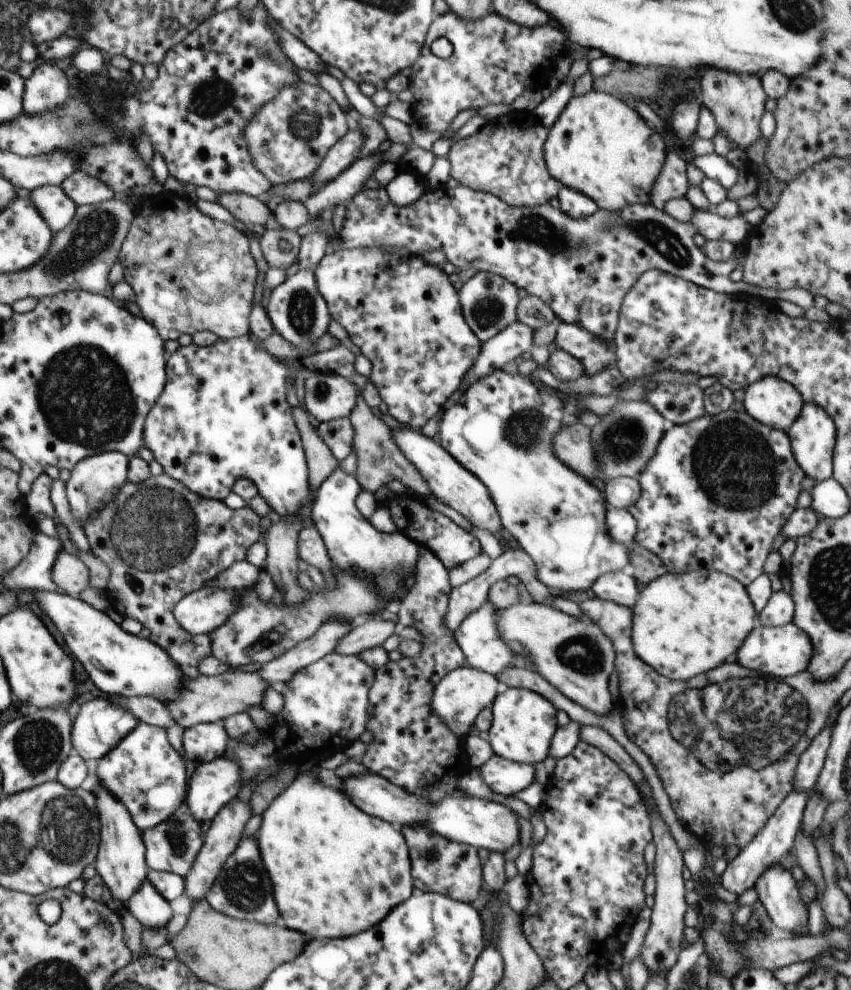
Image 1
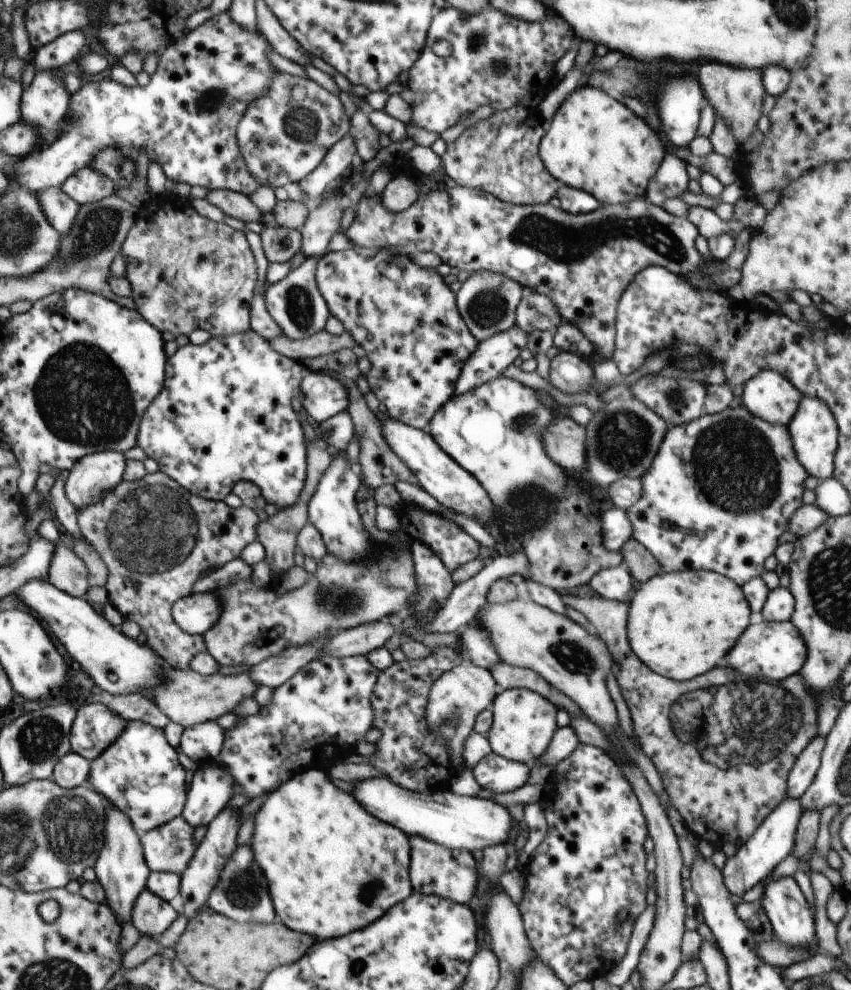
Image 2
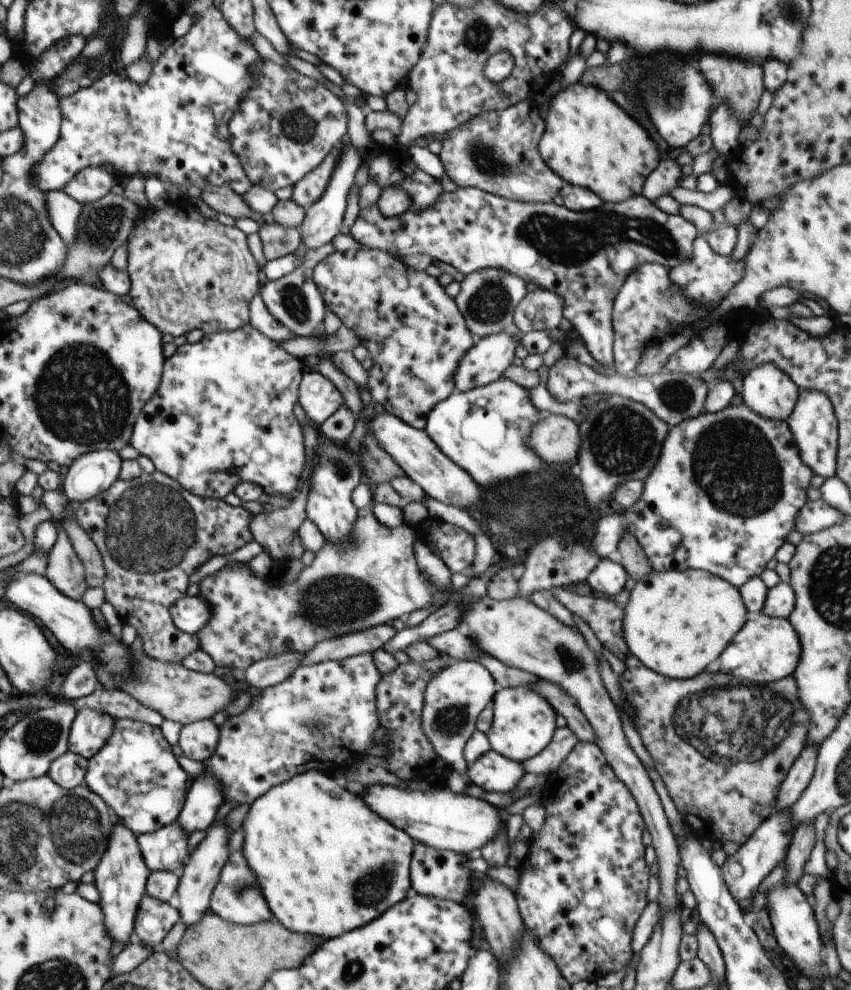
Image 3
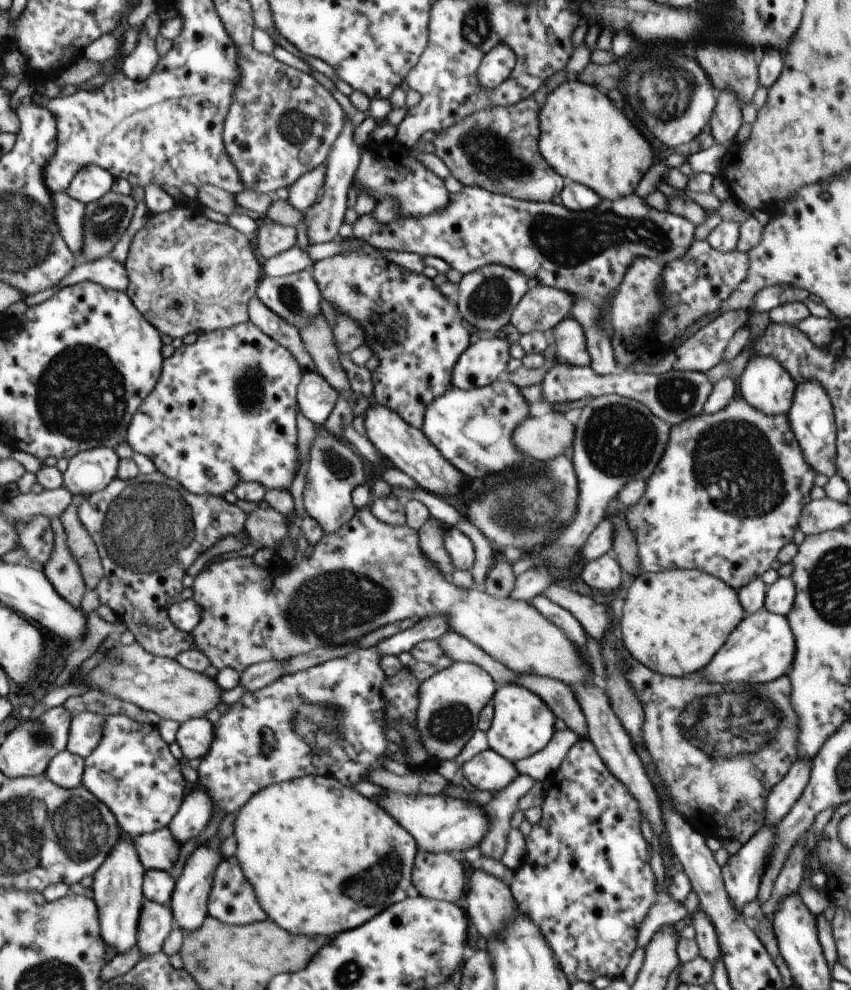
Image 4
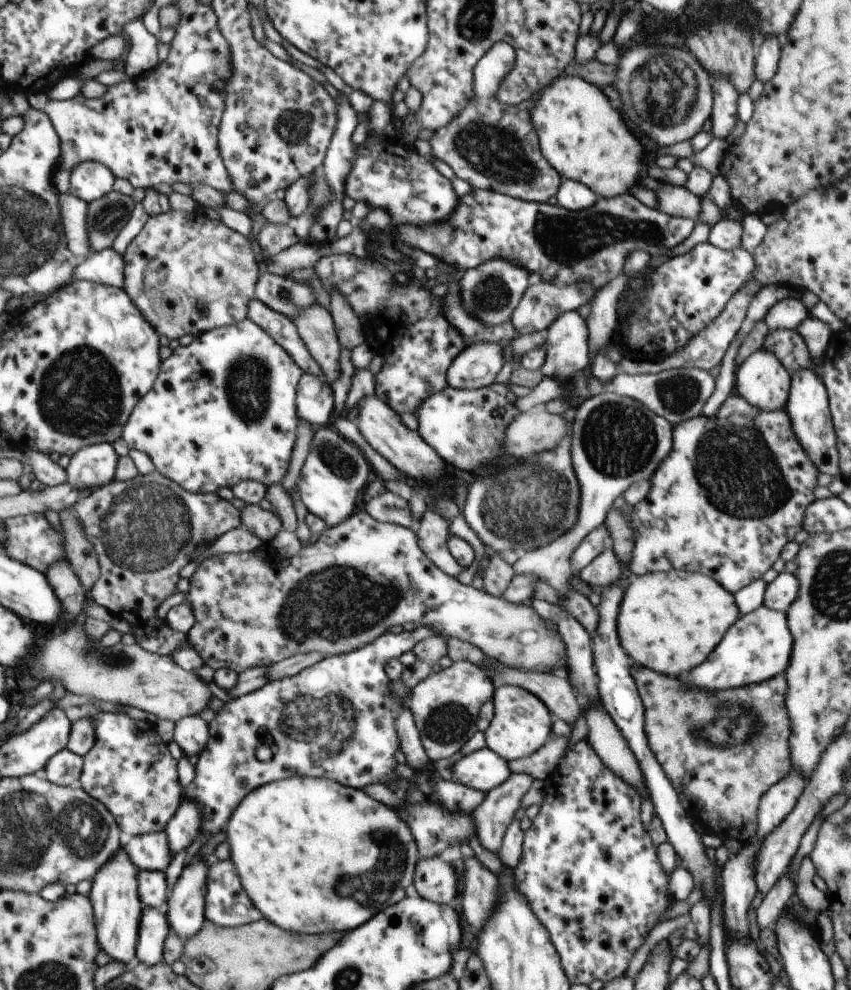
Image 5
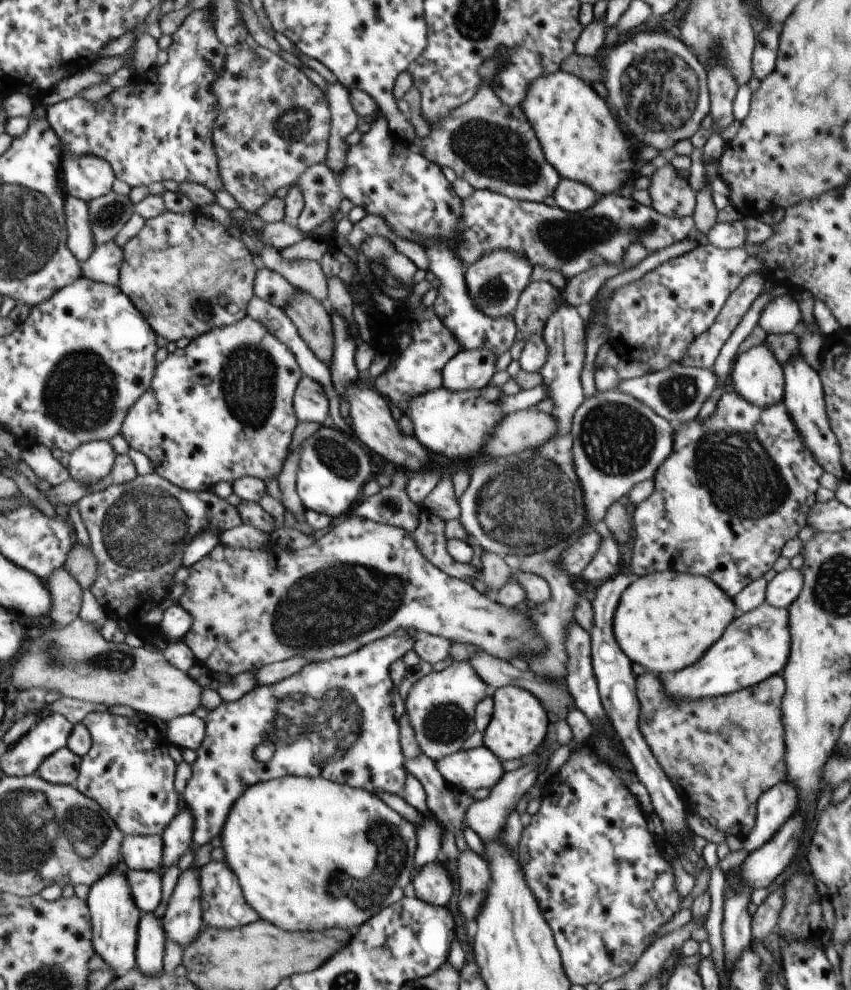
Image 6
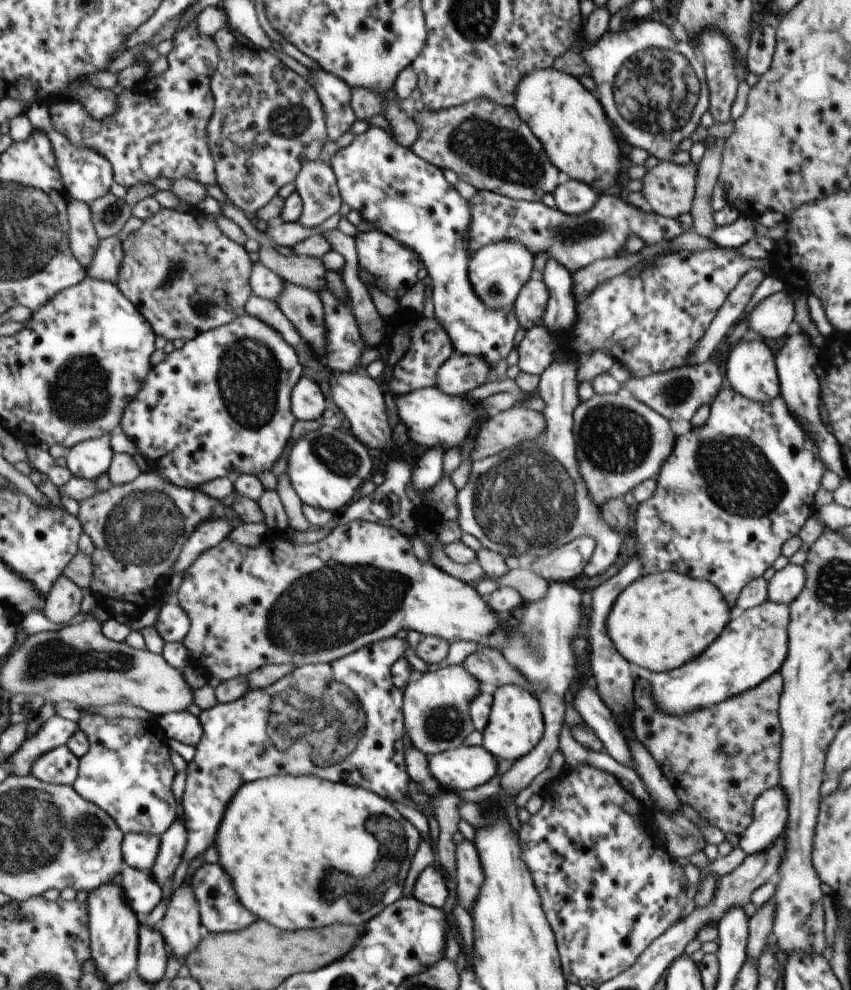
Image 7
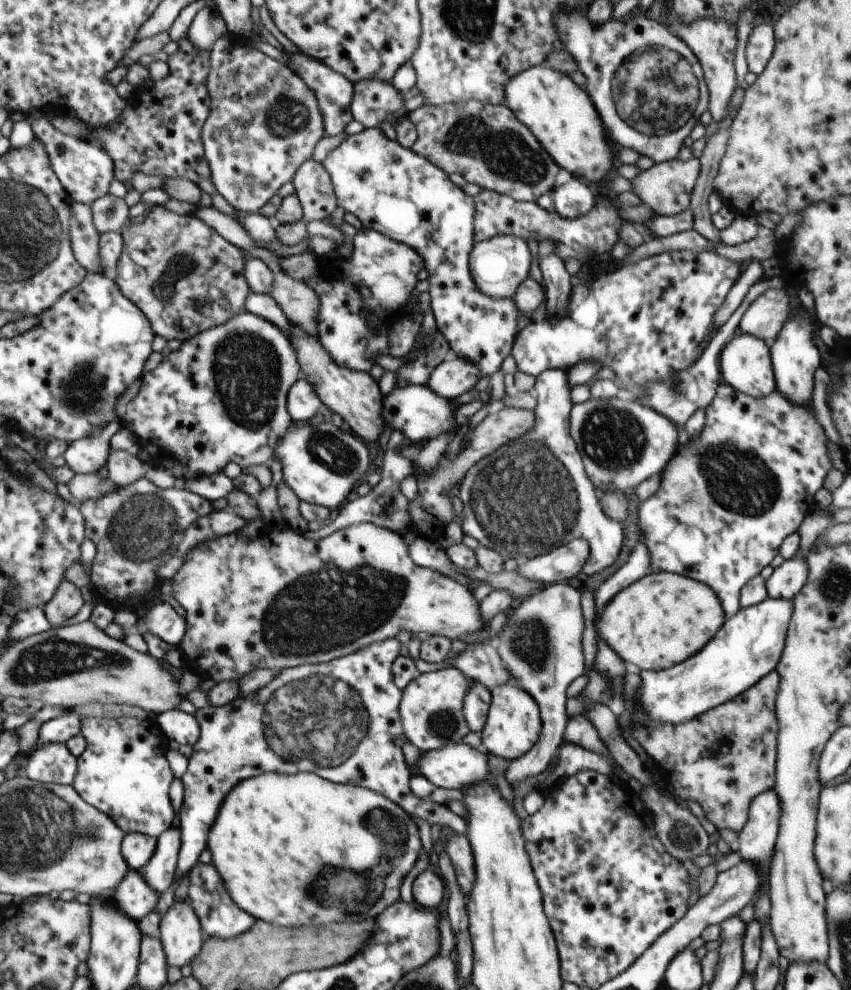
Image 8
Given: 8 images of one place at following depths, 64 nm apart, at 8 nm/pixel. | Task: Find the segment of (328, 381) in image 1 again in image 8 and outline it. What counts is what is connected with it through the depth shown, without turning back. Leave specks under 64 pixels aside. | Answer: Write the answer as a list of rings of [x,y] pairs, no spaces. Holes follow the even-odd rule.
[[[300,377],[287,394],[287,409],[294,423],[308,421],[322,408],[322,403],[314,385],[306,378]]]

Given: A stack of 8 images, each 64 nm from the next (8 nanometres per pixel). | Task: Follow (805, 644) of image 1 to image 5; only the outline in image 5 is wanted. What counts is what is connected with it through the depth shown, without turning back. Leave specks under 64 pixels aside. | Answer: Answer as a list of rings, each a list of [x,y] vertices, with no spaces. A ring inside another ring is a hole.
[[[762,605],[754,612],[739,618],[726,631],[708,658],[681,678],[709,693],[727,688],[738,688],[761,683],[784,675],[790,664],[794,639],[788,628],[787,613]]]

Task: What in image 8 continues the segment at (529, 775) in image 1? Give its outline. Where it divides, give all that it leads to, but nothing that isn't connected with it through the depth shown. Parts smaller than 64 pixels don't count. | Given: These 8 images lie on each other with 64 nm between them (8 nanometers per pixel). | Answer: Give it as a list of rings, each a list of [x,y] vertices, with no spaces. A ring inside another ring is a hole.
[[[464,742],[449,744],[445,747],[422,753],[420,760],[412,767],[415,768],[412,771],[414,774],[420,774],[432,784],[442,788],[467,789],[469,786],[488,779],[491,774],[487,753]]]

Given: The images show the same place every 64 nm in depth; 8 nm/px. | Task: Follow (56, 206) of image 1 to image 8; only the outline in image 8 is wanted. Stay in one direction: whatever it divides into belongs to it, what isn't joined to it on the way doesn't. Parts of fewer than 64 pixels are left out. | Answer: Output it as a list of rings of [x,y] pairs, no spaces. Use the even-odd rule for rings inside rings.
[[[72,203],[72,218],[69,223],[72,247],[77,260],[88,270],[88,273],[102,272],[100,233],[93,223],[92,206],[84,203]]]

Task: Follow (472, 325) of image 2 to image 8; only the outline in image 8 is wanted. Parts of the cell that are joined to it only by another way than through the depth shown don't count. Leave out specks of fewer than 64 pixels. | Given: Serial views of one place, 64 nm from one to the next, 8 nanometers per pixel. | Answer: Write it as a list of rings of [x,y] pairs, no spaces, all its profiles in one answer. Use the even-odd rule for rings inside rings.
[[[496,235],[493,239],[474,244],[469,260],[474,284],[493,299],[512,299],[520,284],[529,277],[532,266],[528,243],[514,235]]]

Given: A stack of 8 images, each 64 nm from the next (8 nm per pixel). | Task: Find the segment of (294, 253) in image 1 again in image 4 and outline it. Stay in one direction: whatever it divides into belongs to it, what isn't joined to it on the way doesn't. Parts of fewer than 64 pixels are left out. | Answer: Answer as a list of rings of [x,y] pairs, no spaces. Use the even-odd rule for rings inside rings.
[[[260,221],[257,228],[257,245],[264,258],[276,256],[296,246],[297,228],[271,221]]]

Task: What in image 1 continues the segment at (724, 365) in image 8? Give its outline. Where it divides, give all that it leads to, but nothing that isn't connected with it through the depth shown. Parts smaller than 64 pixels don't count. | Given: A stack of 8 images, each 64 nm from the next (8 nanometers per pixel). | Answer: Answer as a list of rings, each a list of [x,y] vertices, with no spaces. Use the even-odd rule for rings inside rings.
[[[773,376],[752,383],[743,400],[745,410],[754,420],[786,432],[800,416],[804,403],[793,384]]]

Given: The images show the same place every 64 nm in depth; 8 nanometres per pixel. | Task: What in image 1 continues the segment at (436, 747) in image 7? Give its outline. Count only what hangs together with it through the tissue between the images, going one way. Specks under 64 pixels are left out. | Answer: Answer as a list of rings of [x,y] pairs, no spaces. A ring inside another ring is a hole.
[[[468,664],[450,671],[444,675],[433,692],[431,702],[433,713],[442,717],[442,720],[460,737],[468,735],[470,725],[475,722],[481,710],[493,706],[496,698],[496,686],[499,680],[487,672],[475,669]]]

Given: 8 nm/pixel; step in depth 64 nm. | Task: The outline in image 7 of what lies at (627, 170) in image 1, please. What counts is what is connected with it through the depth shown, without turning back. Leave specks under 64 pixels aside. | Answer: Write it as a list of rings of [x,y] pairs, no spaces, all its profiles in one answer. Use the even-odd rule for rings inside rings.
[[[556,68],[529,72],[519,81],[513,107],[538,137],[550,162],[560,172],[596,188],[600,195],[617,190],[616,176],[622,168],[622,150],[614,134],[616,130],[612,130],[596,94],[588,91],[578,78]]]

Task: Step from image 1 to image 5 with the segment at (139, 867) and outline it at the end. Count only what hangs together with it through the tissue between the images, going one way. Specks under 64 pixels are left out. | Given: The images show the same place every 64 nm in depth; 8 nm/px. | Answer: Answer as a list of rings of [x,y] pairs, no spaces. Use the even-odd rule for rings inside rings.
[[[124,849],[118,850],[117,854],[100,868],[100,873],[94,878],[89,892],[99,945],[112,960],[123,962],[127,968],[132,968],[136,964],[136,940],[140,938],[138,926],[141,926],[140,914],[143,914],[139,896],[139,872],[129,854]]]

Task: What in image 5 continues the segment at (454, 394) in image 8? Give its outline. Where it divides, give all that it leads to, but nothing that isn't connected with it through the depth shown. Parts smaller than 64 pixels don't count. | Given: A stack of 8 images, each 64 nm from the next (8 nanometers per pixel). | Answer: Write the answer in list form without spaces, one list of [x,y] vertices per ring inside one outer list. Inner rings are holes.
[[[486,341],[475,342],[453,360],[447,370],[447,383],[455,389],[479,389],[494,383],[504,366],[503,346]]]

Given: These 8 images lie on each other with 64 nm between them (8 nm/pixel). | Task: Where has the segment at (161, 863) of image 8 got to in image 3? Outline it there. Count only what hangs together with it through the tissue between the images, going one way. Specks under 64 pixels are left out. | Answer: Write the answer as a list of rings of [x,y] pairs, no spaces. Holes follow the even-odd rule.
[[[203,772],[192,779],[186,804],[176,821],[189,836],[196,830],[206,830],[224,802],[223,790],[217,778],[212,773]]]

